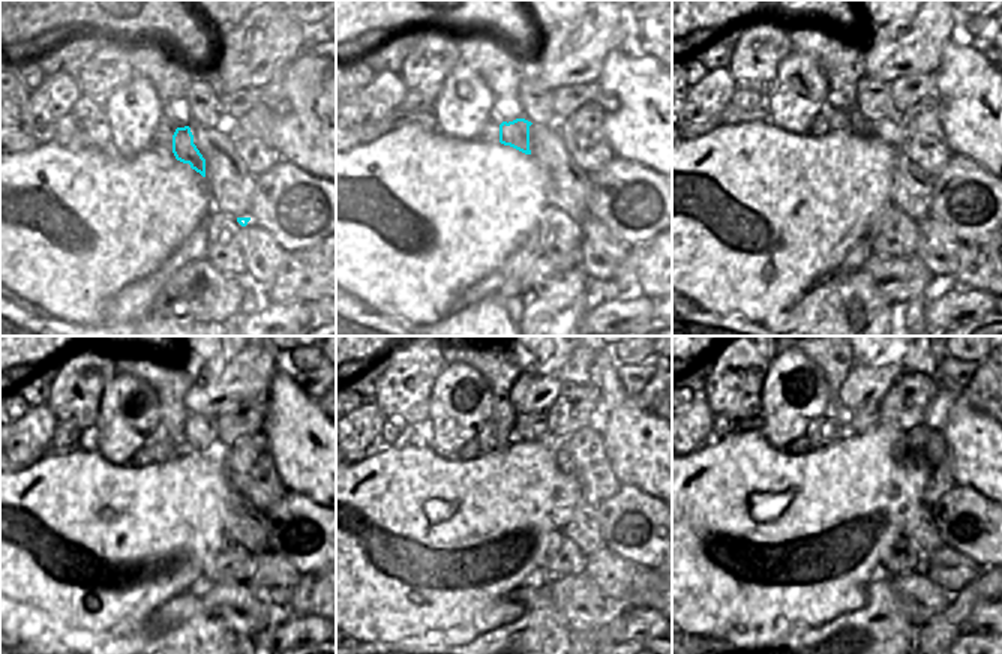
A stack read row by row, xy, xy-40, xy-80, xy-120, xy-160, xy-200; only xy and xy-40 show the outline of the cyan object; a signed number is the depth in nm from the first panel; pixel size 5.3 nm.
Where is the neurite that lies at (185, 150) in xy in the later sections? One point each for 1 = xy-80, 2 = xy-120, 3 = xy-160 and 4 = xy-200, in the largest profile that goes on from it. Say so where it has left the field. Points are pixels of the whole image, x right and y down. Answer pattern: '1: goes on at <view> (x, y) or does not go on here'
1: goes on at xy-80 (839, 119)
2: goes on at xy-120 (161, 447)
3: goes on at xy-160 (492, 437)
4: goes on at xy-200 (825, 431)

